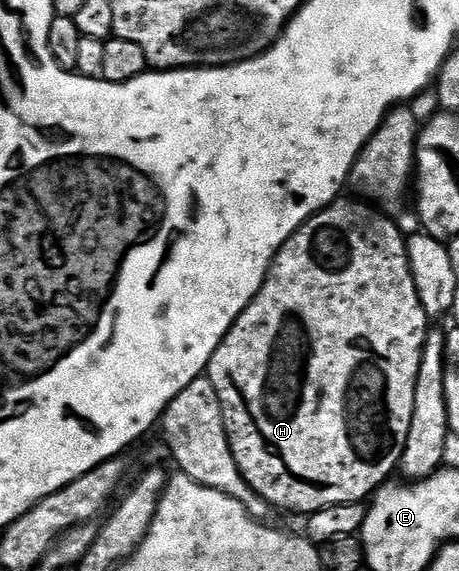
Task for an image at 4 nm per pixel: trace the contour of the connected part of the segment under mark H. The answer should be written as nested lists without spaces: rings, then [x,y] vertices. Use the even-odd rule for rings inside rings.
[[[336,200],[323,210],[318,210],[276,252],[271,270],[261,284],[257,296],[243,309],[241,316],[237,316],[237,320],[213,352],[205,371],[205,377],[213,384],[213,388],[217,388],[217,400],[221,400],[225,432],[241,476],[245,476],[253,492],[261,495],[276,511],[292,510],[295,514],[303,514],[302,516],[316,514],[321,508],[370,499],[394,475],[391,474],[394,470],[396,473],[397,467],[403,461],[405,440],[409,440],[409,428],[413,424],[417,376],[425,353],[423,345],[427,342],[429,319],[417,296],[417,284],[413,284],[407,255],[407,238],[399,230],[396,219],[387,217],[366,201],[343,201]]]

